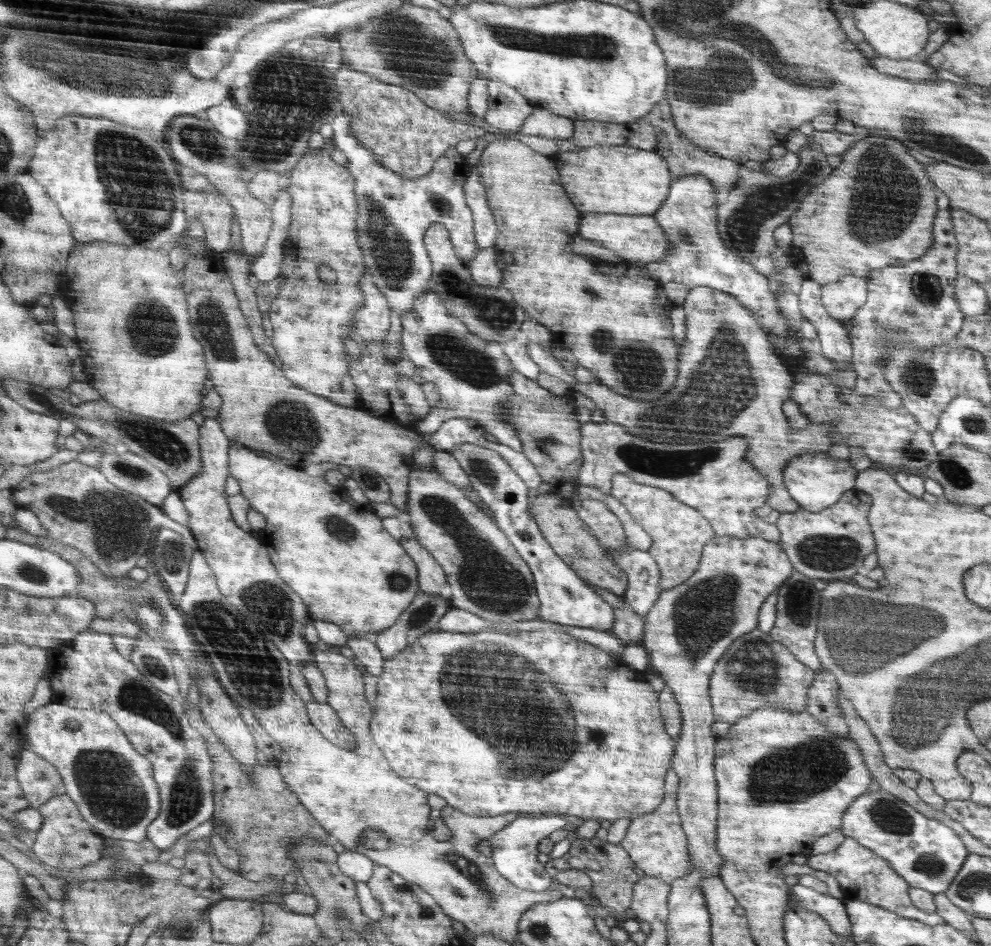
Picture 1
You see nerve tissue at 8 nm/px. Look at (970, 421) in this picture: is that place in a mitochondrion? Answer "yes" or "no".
yes

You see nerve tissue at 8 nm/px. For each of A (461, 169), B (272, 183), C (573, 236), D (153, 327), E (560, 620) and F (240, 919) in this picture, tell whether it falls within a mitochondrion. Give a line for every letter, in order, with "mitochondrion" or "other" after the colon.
A: other
B: other
C: other
D: mitochondrion
E: other
F: other

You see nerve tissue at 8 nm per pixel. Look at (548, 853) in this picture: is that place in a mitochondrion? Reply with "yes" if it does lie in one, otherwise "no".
no

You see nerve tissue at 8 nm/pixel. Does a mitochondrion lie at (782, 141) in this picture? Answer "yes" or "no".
no

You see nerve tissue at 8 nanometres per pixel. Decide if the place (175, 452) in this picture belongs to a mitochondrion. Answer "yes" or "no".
yes

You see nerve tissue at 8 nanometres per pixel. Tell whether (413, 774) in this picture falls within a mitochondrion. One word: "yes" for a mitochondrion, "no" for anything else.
no

